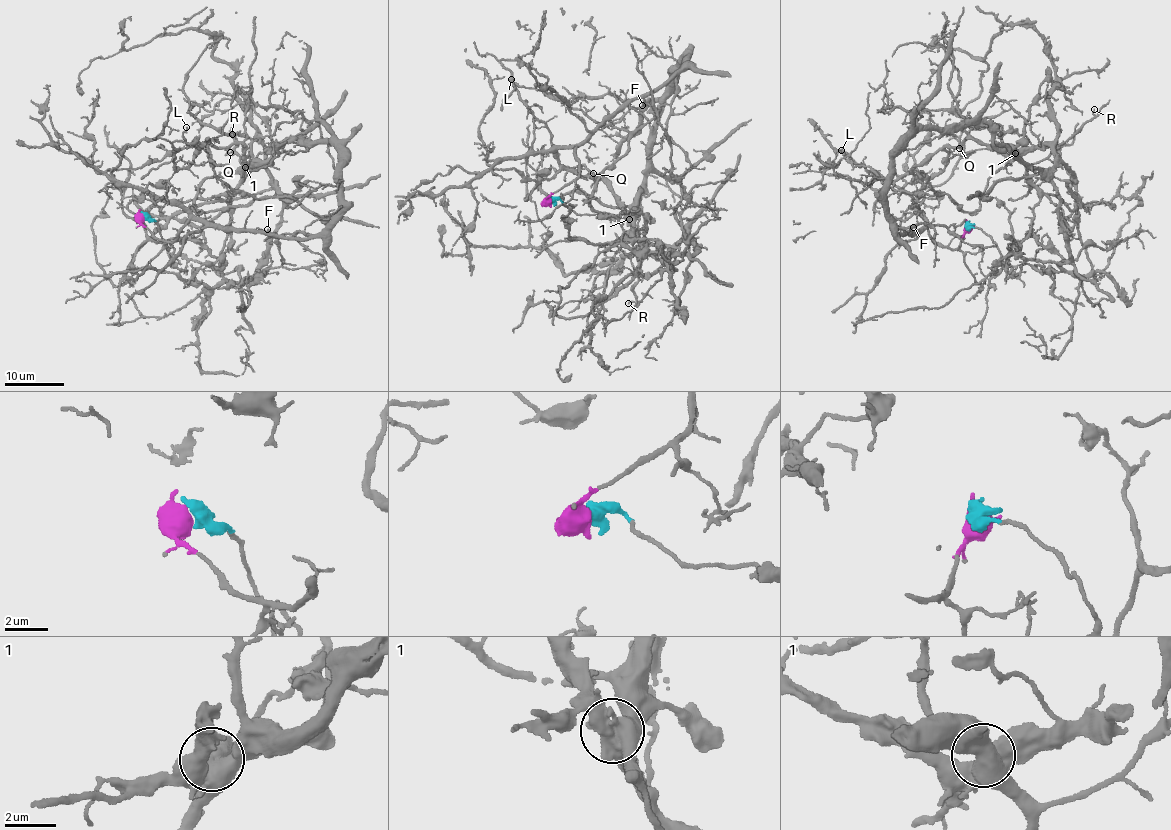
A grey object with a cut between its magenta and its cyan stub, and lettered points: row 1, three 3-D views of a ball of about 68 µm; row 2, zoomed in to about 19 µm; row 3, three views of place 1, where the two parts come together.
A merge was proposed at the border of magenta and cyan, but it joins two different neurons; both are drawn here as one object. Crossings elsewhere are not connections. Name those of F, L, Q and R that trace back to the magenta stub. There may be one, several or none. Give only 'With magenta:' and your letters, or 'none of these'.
With magenta: F, R

